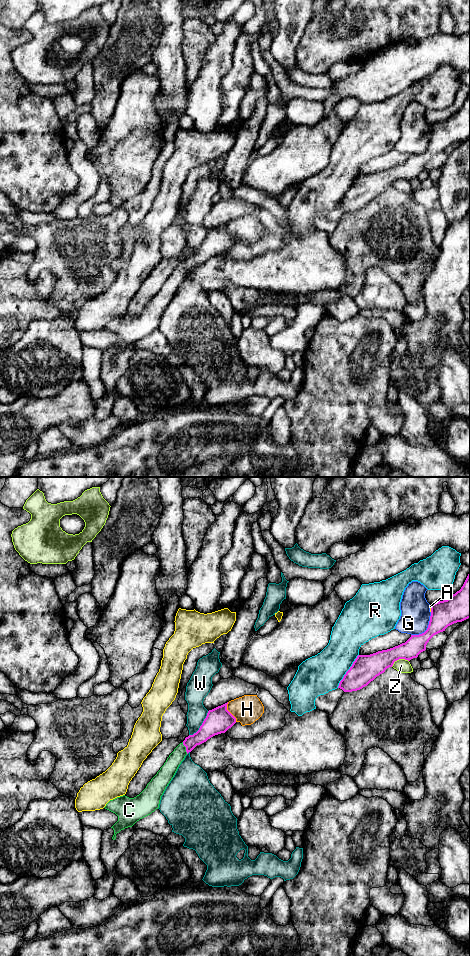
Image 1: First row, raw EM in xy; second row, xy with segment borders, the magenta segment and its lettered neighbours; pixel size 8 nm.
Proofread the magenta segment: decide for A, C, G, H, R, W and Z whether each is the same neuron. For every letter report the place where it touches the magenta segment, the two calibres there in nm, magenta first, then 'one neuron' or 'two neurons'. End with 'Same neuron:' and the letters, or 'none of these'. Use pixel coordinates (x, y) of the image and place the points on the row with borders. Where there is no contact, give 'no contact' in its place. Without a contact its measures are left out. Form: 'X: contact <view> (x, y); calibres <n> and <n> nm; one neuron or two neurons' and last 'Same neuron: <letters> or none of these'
A: contact xy (431, 609); calibres 220 and 20 nm; two neurons
C: contact xy (186, 748); calibres 140 and 120 nm; one neuron
G: contact xy (427, 628); calibres 220 and 240 nm; two neurons
H: contact xy (229, 712); calibres 200 and 220 nm; two neurons
R: contact xy (347, 671); calibres 220 and 320 nm; two neurons
W: contact xy (201, 725); calibres 200 and 160 nm; two neurons
Z: contact xy (399, 658); calibres 190 and 110 nm; two neurons
Same neuron: C

